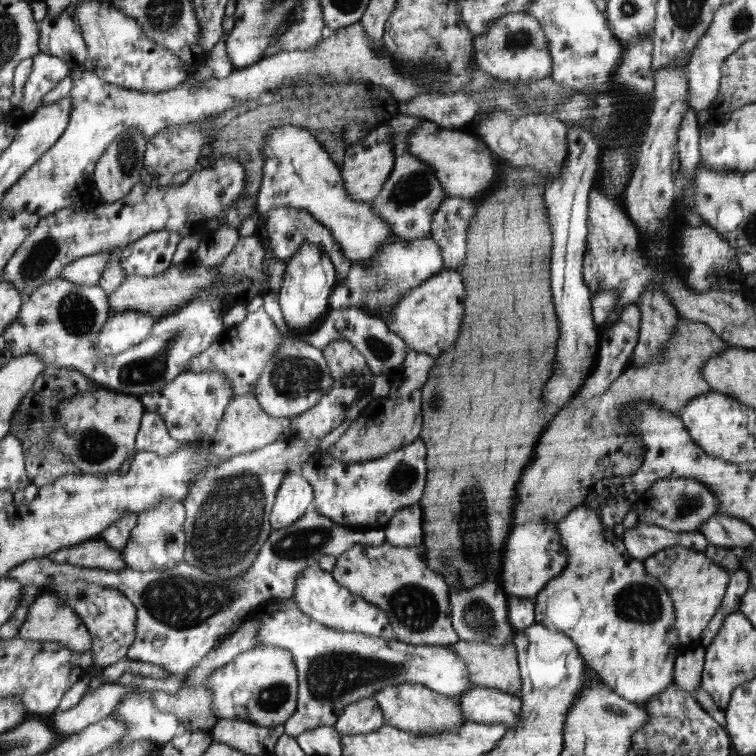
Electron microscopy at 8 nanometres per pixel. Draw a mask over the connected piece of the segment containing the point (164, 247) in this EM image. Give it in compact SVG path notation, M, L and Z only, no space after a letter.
M150 232L120 250L126 275L155 277L172 264L172 255L182 236L178 232Z

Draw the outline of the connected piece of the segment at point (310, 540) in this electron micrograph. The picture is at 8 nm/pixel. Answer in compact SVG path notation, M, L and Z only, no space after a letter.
M312 506L294 525L273 529L260 547L250 570L227 580L208 574L186 561L166 571L139 571L128 566L122 570L104 570L56 564L50 557L24 561L6 573L5 577L22 584L34 584L42 593L51 590L51 586L62 586L64 582L94 582L121 591L135 603L138 608L137 632L127 657L164 667L168 678L148 678L136 672L126 672L120 676L120 683L138 690L128 695L127 700L116 705L112 711L112 716L120 716L120 720L124 720L128 726L127 736L115 744L126 748L144 740L167 743L181 731L179 720L172 714L161 714L151 702L150 694L180 688L188 669L199 664L226 636L237 631L247 613L269 603L270 599L275 601L294 597L295 582L300 573L308 566L318 565L320 557L339 557L356 544L380 546L386 540L387 534L383 528L340 526Z

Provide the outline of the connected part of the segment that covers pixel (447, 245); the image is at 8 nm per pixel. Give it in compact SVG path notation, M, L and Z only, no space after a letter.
M448 196L435 214L431 236L443 250L446 270L455 270L466 259L468 225L476 215L476 207L472 200Z

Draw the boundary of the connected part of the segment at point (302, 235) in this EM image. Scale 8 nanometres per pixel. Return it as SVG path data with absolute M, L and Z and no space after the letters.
M282 205L275 209L268 210L267 213L259 216L254 236L262 241L266 241L266 246L270 247L270 249L276 253L276 257L283 259L285 262L290 260L290 258L300 250L302 244L306 244L306 242L316 244L322 252L326 252L326 254L330 256L332 263L335 264L335 270L338 272L337 284L344 282L344 278L346 278L346 274L348 274L350 270L351 262L348 260L348 257L344 255L340 243L336 243L336 239L334 239L334 235L330 233L330 229L328 229L326 225L322 225L322 223L306 209Z

